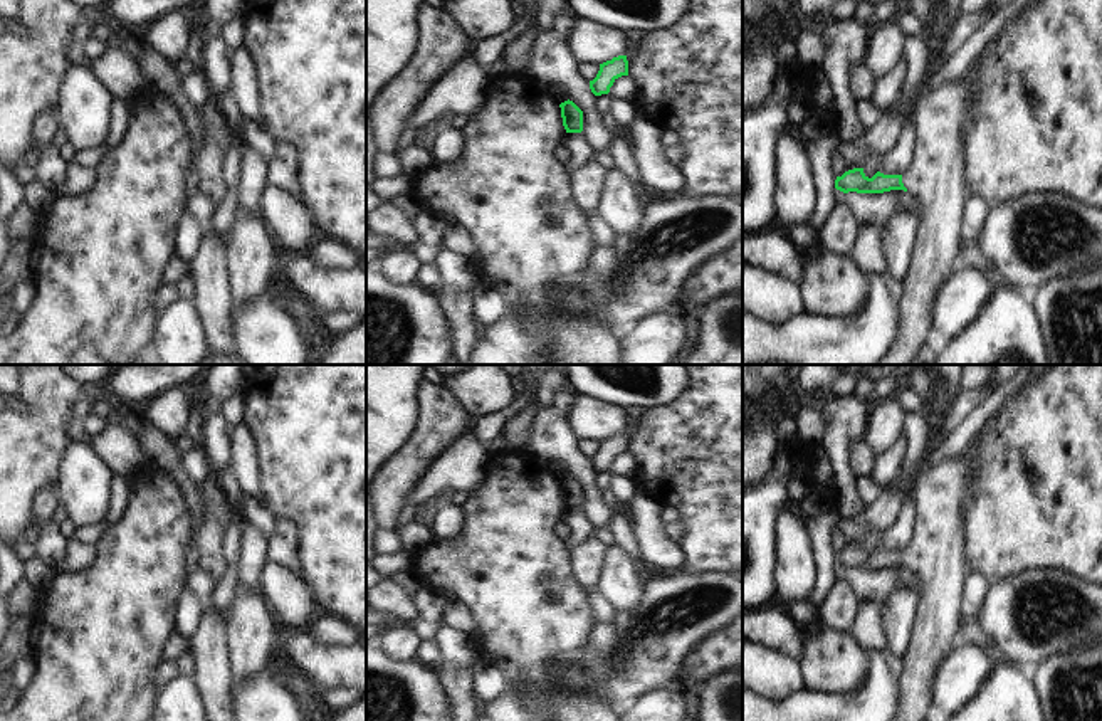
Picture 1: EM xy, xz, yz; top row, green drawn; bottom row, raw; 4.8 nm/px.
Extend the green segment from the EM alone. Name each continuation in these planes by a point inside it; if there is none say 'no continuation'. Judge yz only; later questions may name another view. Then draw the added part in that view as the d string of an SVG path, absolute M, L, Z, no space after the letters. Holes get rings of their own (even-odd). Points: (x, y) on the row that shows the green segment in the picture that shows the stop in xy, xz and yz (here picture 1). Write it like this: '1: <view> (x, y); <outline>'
1: yz (936, 178); M969 71L951 82L944 82L936 89L919 96L912 108L912 121L916 126L916 155L912 166L902 175L902 183L907 192L919 202L922 222L919 225L919 235L912 254L912 262L905 276L905 282L897 289L899 301L899 329L889 353L877 365L910 365L919 350L932 341L932 304L937 289L944 279L959 267L958 249L961 244L963 229L963 208L966 205L964 190L964 121L968 118L968 108L978 91L978 74Z

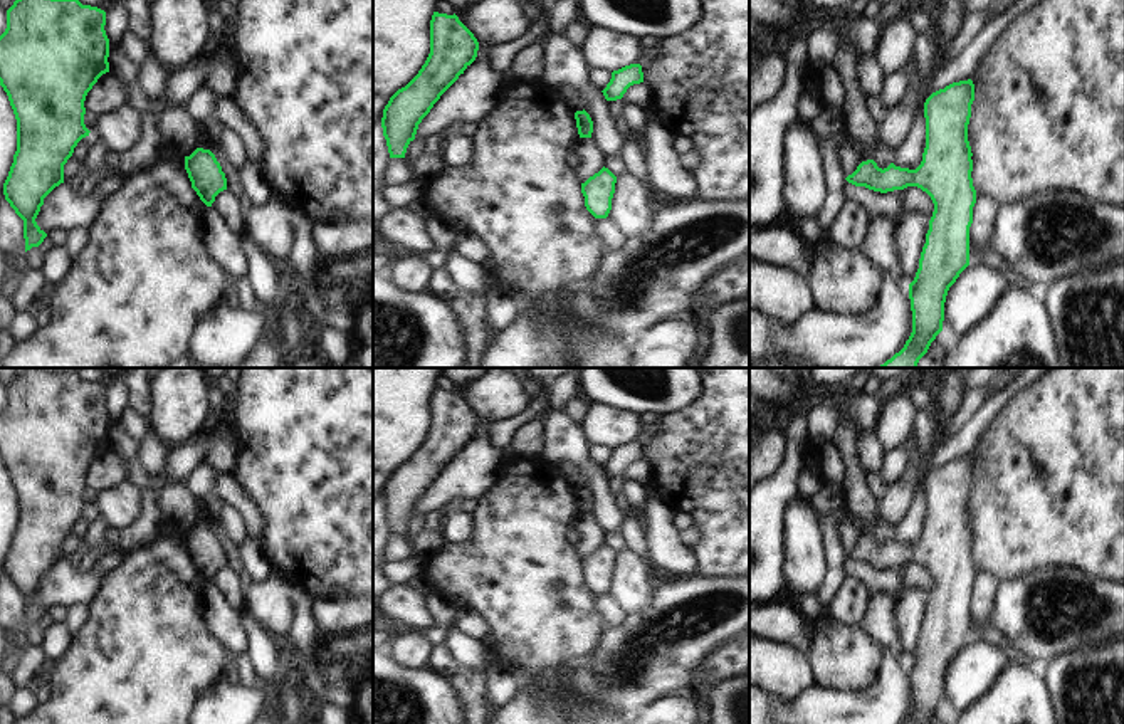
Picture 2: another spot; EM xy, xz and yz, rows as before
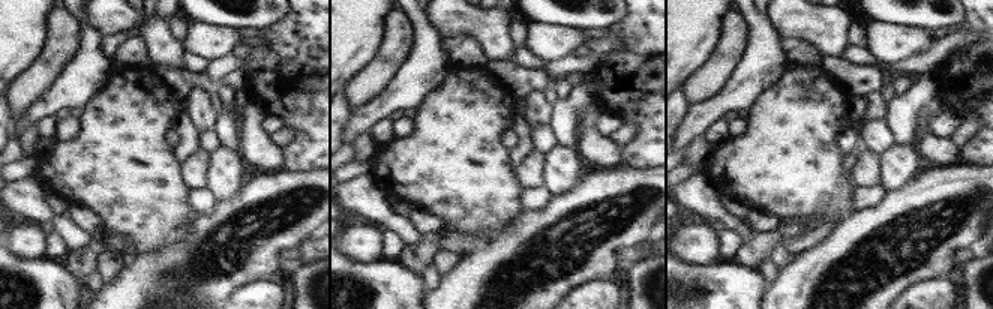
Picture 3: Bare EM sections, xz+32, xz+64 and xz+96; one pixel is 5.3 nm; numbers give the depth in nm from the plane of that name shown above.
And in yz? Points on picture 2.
no continuation

